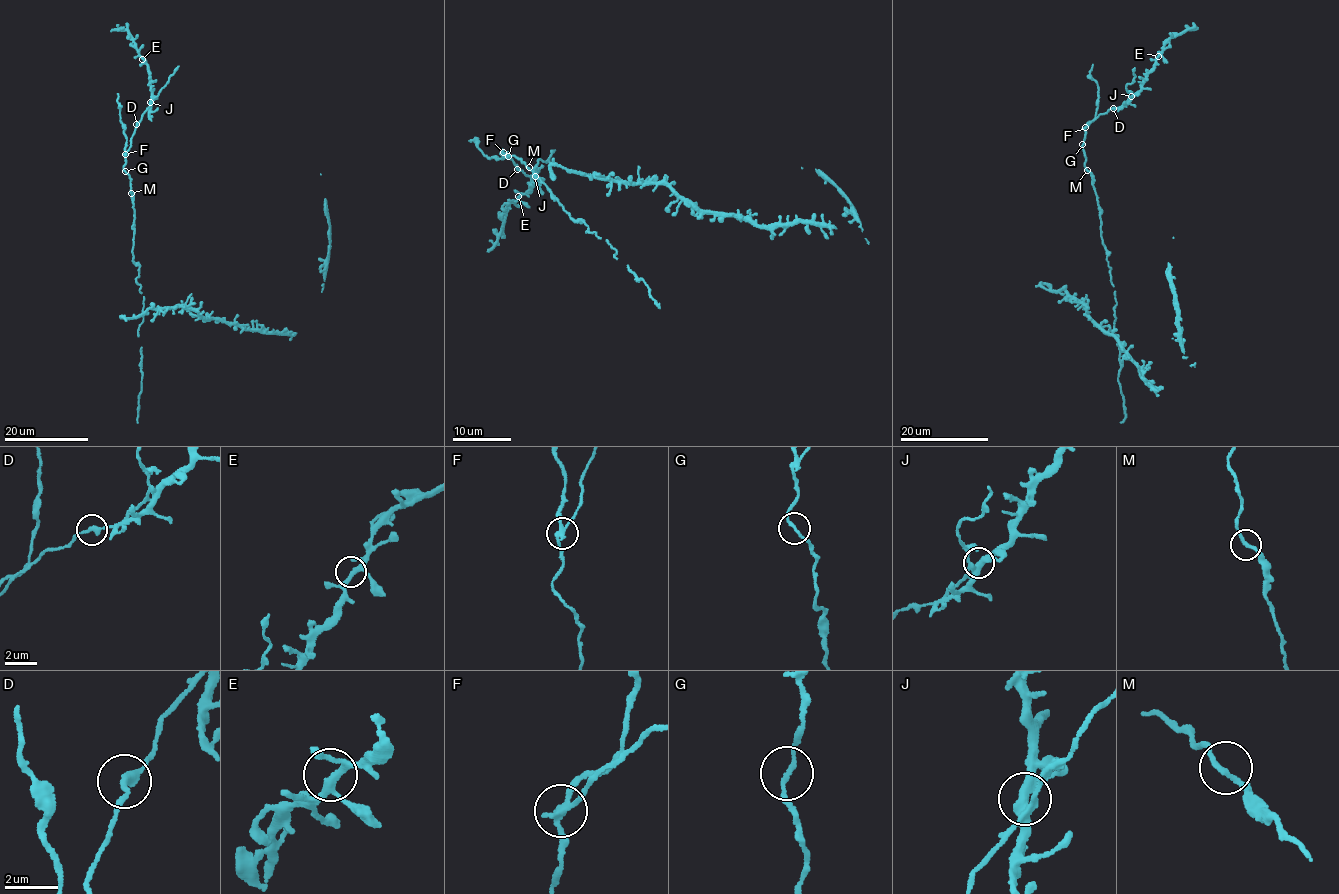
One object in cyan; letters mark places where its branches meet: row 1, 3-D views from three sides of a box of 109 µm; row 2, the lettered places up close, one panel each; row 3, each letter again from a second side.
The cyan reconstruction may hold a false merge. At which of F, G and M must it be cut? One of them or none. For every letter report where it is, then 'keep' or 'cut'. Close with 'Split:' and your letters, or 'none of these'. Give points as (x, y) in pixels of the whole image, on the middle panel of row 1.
F: place (503, 152); cut
G: place (508, 156); keep
M: place (529, 167); keep
Split: F

